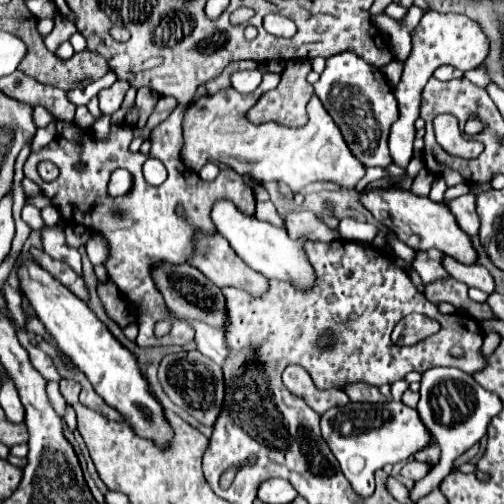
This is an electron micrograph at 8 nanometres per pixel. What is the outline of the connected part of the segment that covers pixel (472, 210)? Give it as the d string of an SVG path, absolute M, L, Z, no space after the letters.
M466 193L462 197L456 197L456 199L450 199L446 201L448 209L452 211L452 215L456 217L460 229L466 233L466 235L476 235L478 229L480 229L480 219L478 219L478 213L476 213L476 199L474 199L474 193Z

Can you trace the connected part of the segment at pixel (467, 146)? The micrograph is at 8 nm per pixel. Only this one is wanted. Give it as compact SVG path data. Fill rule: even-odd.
M439 115L439 126L434 126L434 132L437 142L450 155L474 159L476 155L480 155L480 151L484 151L482 143L461 135L458 119L452 115Z

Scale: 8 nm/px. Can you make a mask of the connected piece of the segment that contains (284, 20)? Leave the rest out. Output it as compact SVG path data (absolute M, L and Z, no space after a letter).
M276 13L264 19L264 29L276 37L290 37L292 33L296 33L296 25L292 25L288 17L282 17Z

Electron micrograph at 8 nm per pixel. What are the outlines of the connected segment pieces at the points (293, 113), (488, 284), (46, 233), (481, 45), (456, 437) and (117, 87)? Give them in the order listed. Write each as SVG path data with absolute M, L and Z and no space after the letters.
M308 59L288 61L282 73L280 85L266 93L248 113L252 123L276 121L282 125L298 127L308 121L306 103L314 93L312 85L306 81L306 75L312 71Z
M448 255L442 257L442 263L444 263L444 269L448 271L448 275L454 277L456 281L462 281L468 287L476 287L476 289L480 289L484 293L494 291L494 279L488 273L488 269L484 269L482 265L478 265L478 263L462 265L462 263L458 263L456 259L452 259Z
M56 225L56 227L46 227L40 231L42 237L42 247L48 255L52 255L58 261L68 263L78 275L82 273L82 265L80 265L80 253L74 247L66 245L66 237L64 237L64 225Z
M428 11L418 27L412 31L412 51L408 59L404 61L404 73L396 87L396 99L400 107L400 117L392 125L390 133L390 153L396 165L406 167L412 157L412 141L416 135L414 121L420 111L420 93L426 85L426 81L432 77L432 73L440 65L452 65L462 72L471 70L482 63L488 55L488 39L480 31L480 27L468 19L466 15L444 15L436 11Z
M434 367L422 373L420 379L420 401L418 401L418 413L422 423L430 429L434 441L442 449L440 465L432 467L430 473L416 481L410 489L410 501L418 501L420 497L428 495L436 485L442 483L442 479L450 473L452 463L458 455L468 451L474 443L478 443L486 435L486 427L492 417L496 417L502 409L502 403L496 395L488 393L484 387L480 387L472 375L454 369L454 367Z
M116 81L112 87L102 89L102 91L98 93L100 111L102 111L102 113L114 113L116 109L120 109L122 99L124 99L128 87L130 87L128 81Z

